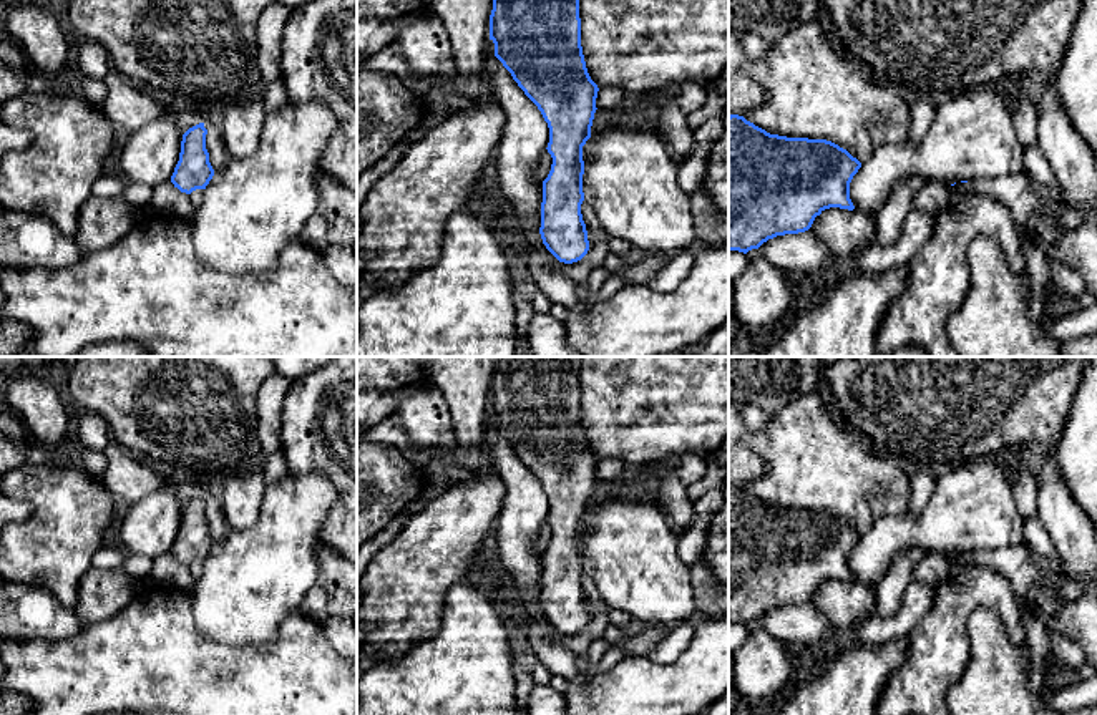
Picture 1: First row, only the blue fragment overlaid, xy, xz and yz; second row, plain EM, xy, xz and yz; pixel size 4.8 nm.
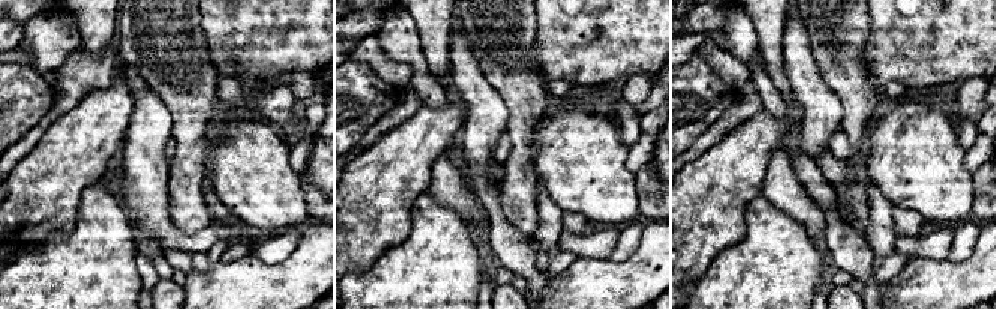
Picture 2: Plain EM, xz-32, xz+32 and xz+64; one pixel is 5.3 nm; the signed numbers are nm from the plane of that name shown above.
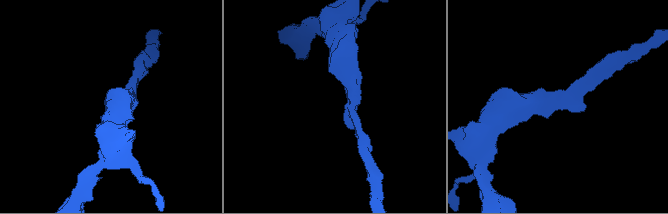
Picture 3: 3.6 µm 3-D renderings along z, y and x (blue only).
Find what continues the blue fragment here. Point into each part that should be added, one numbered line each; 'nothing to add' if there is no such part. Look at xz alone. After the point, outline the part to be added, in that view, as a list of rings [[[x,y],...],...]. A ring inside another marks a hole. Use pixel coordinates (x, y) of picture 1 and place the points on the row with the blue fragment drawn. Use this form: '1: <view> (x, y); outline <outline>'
nothing to add

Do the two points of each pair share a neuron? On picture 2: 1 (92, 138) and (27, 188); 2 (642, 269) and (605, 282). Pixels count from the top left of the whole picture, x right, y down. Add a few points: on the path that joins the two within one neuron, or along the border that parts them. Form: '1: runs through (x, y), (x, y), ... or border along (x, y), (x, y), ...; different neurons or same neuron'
1: runs through (75, 152), (44, 183); same neuron
2: runs through (633, 278), (629, 282), (614, 282); same neuron

